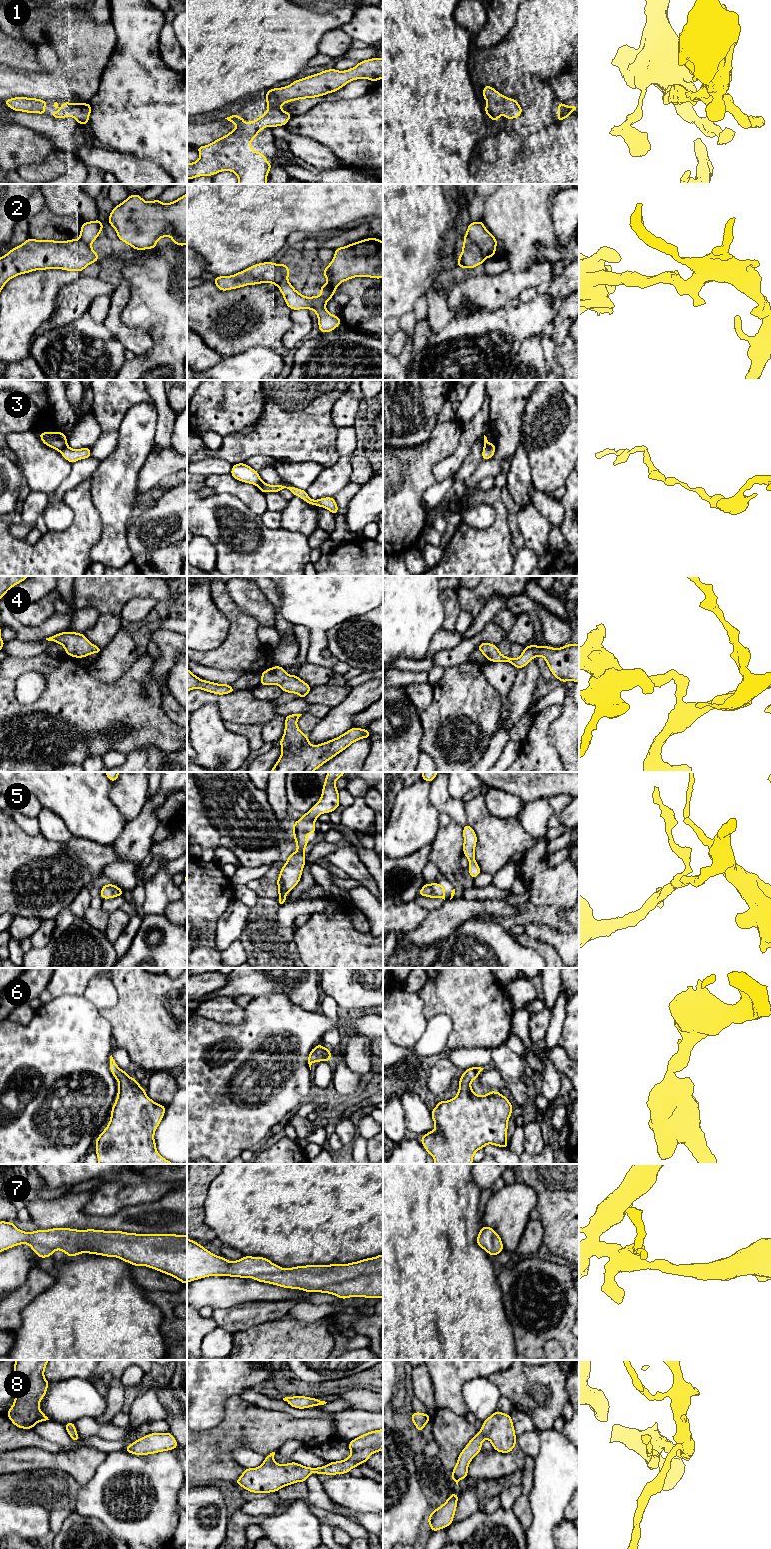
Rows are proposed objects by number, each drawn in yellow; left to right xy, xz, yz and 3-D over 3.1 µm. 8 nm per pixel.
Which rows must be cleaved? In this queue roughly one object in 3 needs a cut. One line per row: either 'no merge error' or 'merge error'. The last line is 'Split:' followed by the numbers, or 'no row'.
1: no merge error
2: merge error
3: merge error
4: no merge error
5: no merge error
6: no merge error
7: no merge error
8: no merge error
Split: 2, 3

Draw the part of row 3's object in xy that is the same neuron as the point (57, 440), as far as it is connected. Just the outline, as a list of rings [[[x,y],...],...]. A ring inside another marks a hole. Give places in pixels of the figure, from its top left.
[[[60,431],[40,432],[39,437],[46,446],[59,452],[67,445],[67,436]]]

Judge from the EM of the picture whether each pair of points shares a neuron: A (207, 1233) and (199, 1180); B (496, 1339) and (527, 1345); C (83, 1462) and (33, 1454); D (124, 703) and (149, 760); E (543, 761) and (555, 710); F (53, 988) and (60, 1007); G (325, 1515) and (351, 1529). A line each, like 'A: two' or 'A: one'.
A: one
B: two
C: one
D: two
E: one
F: two
G: one

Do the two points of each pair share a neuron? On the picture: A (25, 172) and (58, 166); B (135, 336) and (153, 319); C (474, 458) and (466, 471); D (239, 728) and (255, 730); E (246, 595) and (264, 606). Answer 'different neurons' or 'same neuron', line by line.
A: same neuron
B: different neurons
C: same neuron
D: same neuron
E: same neuron

